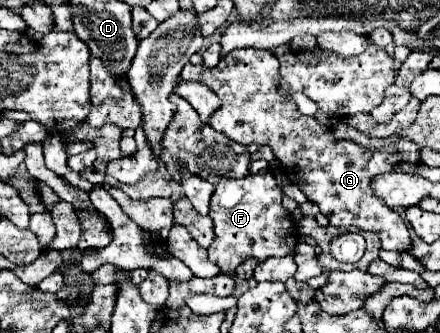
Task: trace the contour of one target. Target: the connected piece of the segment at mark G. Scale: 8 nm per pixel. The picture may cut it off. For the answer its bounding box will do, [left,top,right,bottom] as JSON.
[179,49,421,251]

